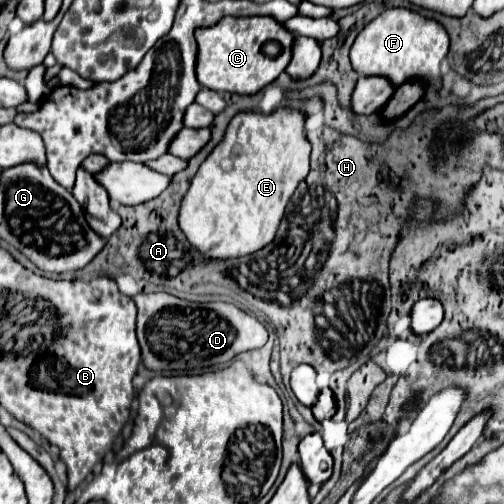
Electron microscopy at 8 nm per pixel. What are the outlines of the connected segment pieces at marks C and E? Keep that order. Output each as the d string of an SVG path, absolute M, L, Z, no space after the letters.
M224 16L214 26L196 28L196 42L198 82L216 92L256 94L284 72L292 56L292 34L270 16Z
M276 108L270 114L248 110L238 112L230 120L224 140L202 162L190 190L182 200L178 222L192 246L196 246L208 258L236 258L252 254L272 242L290 196L310 170L310 144L304 124L306 114L296 108Z

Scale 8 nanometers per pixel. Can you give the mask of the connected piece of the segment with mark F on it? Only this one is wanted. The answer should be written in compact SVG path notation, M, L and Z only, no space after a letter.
M400 6L386 8L358 34L350 48L350 60L360 76L386 76L394 86L416 78L426 86L434 86L438 82L440 62L446 56L448 46L450 38L440 22L422 16L412 8Z

